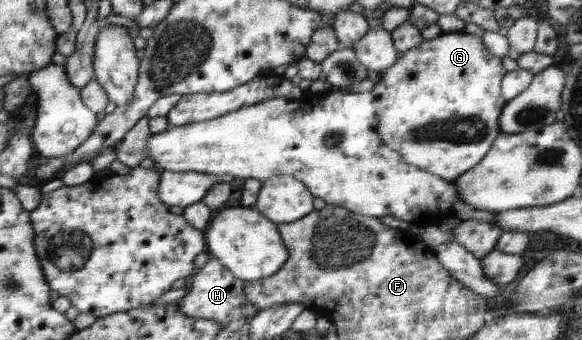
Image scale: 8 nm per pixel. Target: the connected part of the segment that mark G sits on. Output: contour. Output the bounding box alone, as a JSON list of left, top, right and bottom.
[371,32,507,182]

